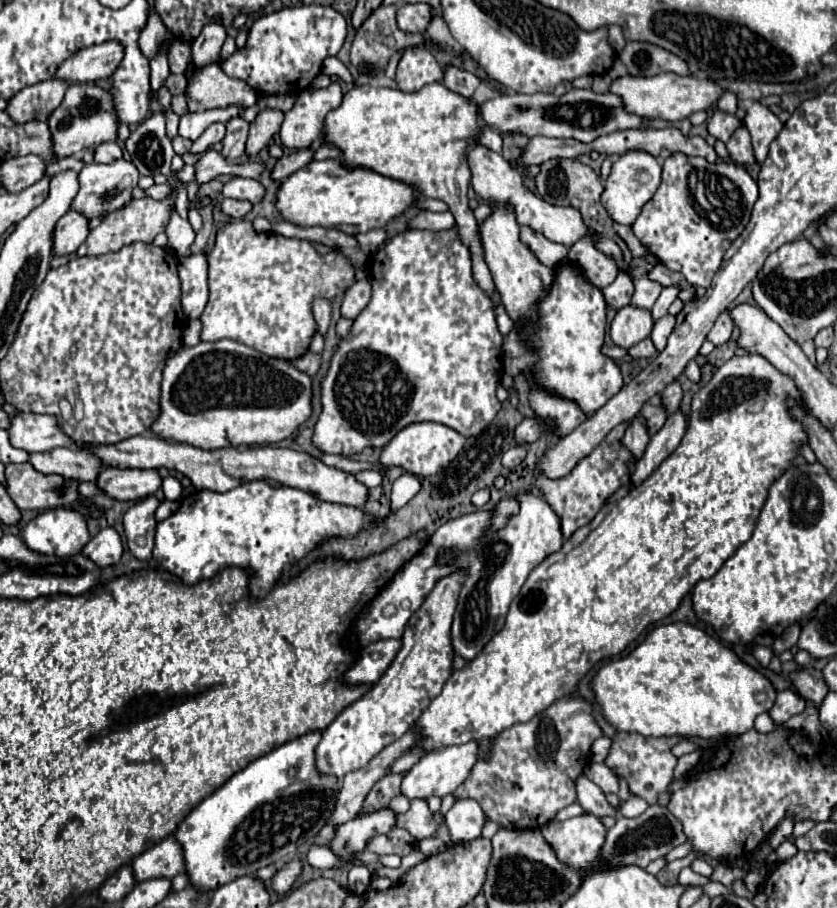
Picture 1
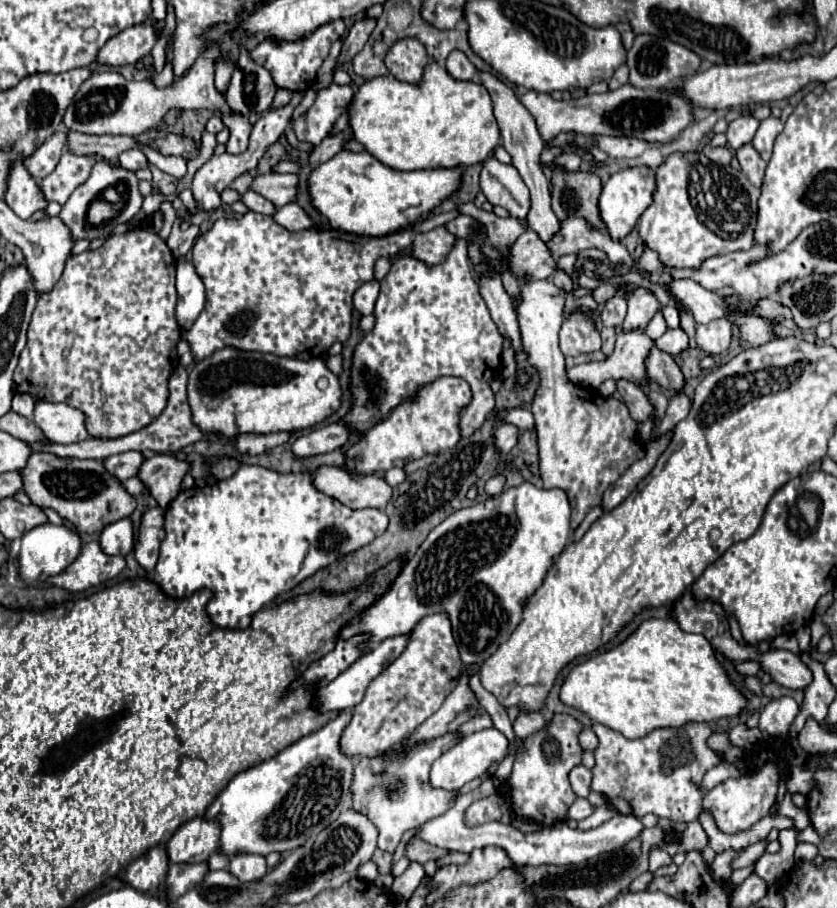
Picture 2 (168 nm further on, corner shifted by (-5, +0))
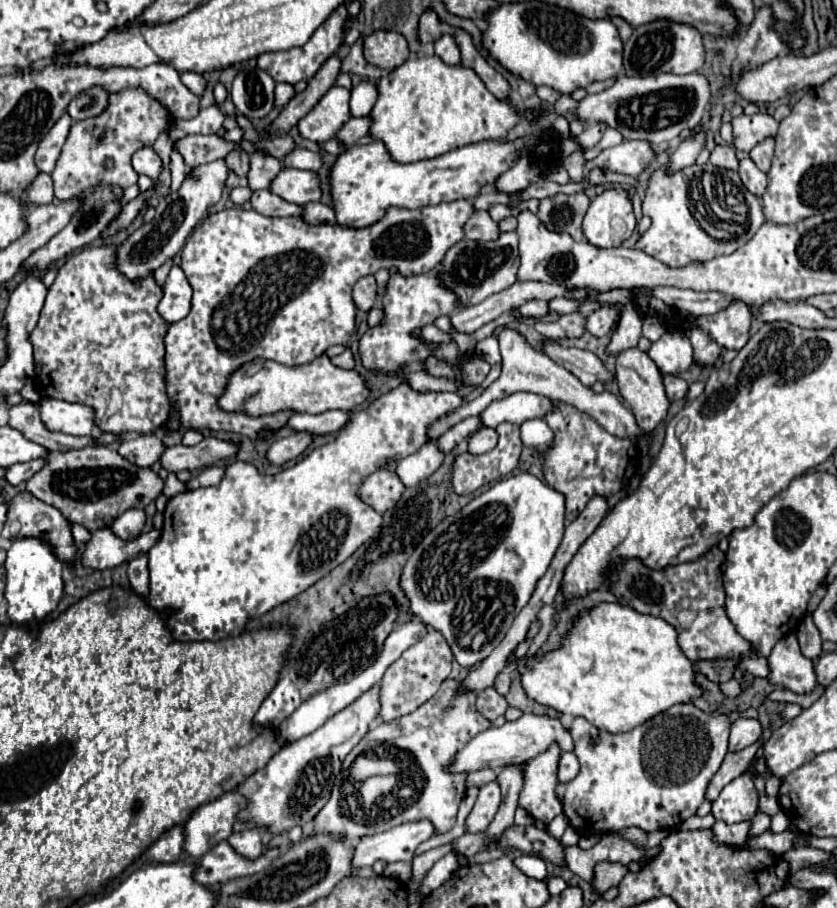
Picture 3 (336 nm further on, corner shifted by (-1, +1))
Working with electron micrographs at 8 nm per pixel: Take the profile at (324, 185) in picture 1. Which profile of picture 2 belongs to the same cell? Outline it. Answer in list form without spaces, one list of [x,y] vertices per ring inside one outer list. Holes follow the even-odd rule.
[[[341,151],[311,173],[309,193],[313,197],[313,205],[331,223],[331,229],[381,237],[433,211],[447,197],[459,191],[461,177],[461,167],[397,171],[383,165],[367,151]]]

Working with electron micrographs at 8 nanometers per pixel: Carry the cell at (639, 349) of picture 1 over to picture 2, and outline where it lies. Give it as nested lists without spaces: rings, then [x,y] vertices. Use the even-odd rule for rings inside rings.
[[[653,347],[647,357],[647,373],[663,389],[671,389],[679,393],[685,385],[685,377],[677,367],[677,363],[671,359],[671,355],[659,351],[657,347]]]

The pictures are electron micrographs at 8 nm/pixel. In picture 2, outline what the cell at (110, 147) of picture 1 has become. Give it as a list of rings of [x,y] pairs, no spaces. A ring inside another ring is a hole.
[[[129,149],[129,151],[123,151],[123,153],[119,155],[119,163],[121,163],[123,169],[137,171],[137,169],[147,167],[147,157],[143,155],[141,149]]]

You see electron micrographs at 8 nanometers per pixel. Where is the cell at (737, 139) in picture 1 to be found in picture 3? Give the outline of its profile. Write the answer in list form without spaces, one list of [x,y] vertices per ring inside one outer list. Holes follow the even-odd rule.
[[[745,158],[739,162],[739,176],[741,176],[745,188],[749,192],[753,192],[757,198],[761,198],[761,194],[767,188],[767,174],[761,172],[751,158]]]

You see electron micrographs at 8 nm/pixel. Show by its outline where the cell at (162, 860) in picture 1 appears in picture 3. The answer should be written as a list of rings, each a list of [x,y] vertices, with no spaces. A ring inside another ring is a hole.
[[[227,792],[221,798],[199,806],[183,826],[185,854],[199,858],[219,840],[231,836],[235,814],[243,808],[243,798],[237,792]]]

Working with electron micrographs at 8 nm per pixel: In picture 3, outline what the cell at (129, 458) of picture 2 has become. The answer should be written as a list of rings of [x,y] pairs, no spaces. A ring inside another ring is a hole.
[[[143,434],[133,440],[121,442],[117,452],[127,462],[139,468],[151,468],[159,460],[159,454],[163,452],[163,444],[161,444],[161,438],[157,438],[155,434]]]

